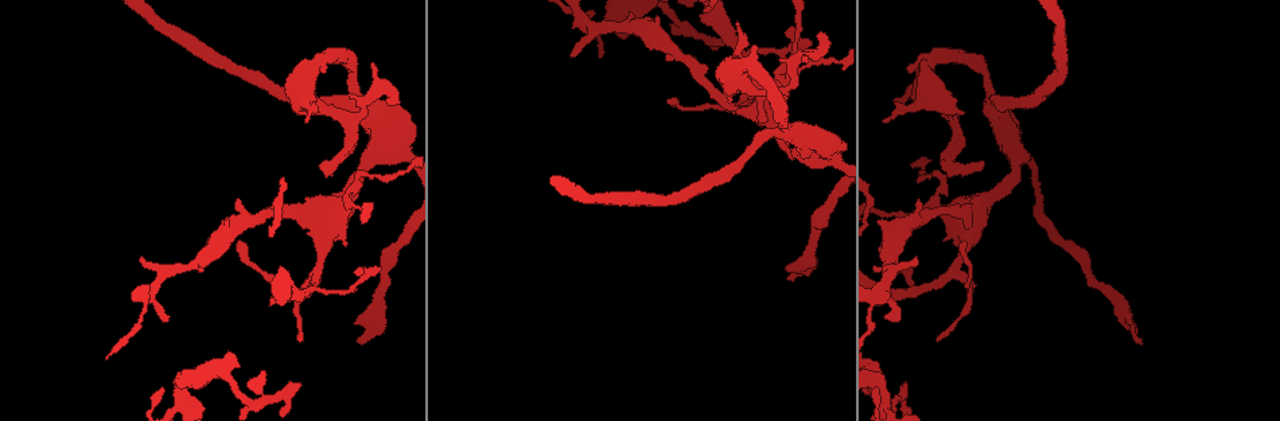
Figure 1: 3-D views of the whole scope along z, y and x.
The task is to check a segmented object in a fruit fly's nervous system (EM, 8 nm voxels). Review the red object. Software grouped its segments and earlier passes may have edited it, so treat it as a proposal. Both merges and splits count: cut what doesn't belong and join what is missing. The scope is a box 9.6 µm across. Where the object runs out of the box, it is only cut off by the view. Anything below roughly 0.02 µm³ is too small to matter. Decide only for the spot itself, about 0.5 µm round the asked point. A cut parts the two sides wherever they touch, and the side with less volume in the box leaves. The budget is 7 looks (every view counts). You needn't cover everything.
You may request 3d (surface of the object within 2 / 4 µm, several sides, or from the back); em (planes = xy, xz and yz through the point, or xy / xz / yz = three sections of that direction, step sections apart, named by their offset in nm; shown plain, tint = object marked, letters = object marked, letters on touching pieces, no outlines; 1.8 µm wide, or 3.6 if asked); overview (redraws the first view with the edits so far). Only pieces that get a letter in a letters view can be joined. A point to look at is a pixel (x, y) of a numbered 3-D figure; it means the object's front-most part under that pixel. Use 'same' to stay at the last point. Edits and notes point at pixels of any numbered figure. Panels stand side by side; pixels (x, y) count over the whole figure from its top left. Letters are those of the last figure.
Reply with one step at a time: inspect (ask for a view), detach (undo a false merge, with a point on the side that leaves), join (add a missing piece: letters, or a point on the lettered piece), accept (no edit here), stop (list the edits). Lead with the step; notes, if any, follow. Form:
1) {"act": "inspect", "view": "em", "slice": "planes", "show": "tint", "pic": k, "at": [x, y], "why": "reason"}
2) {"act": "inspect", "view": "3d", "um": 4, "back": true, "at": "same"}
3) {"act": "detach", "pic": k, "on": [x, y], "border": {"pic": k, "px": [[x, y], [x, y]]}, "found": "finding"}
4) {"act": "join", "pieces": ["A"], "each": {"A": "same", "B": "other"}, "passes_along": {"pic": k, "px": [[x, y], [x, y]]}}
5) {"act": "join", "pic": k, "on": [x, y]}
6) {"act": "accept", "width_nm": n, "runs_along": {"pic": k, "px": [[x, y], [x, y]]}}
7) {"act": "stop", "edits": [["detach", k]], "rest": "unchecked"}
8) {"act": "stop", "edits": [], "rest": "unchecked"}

{"act": "inspect", "view": "3d", "um": 2, "back": true, "pic": 1, "at": [948, 164], "why": "abrupt turn"}

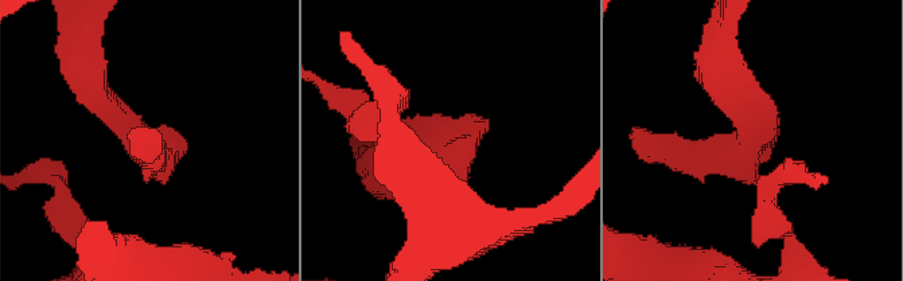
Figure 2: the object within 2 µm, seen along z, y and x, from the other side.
{"act": "inspect", "view": "em", "slice": "xy", "step": 16, "show": "letters", "pic": 2, "at": [445, 138]}

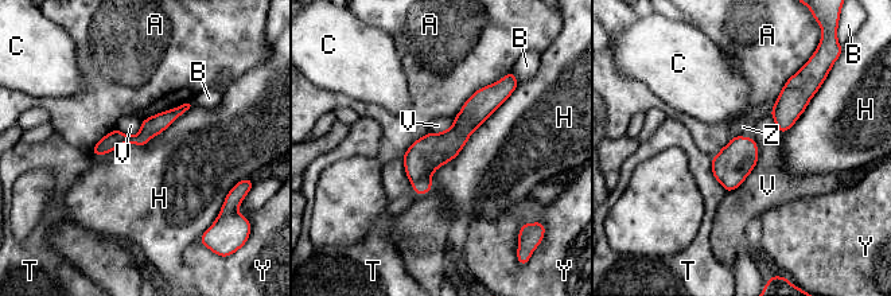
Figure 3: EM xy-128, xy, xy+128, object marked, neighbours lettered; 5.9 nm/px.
{"act": "inspect", "view": "em", "slice": "planes", "show": "letters", "at": "same", "why": "cut it another way"}

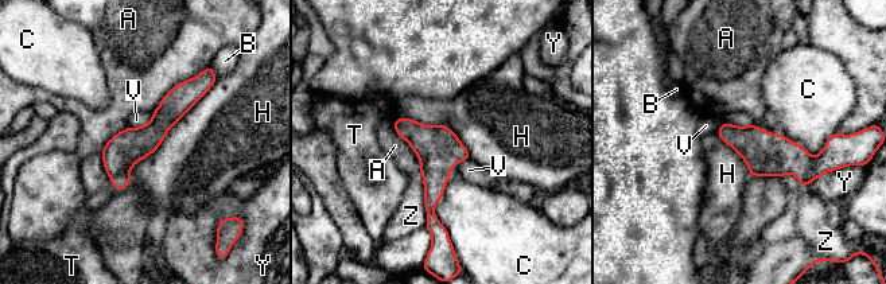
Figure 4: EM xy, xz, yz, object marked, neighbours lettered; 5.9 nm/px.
{"act": "accept", "each": {"A": "other", "B": "other", "C": "other", "H": "other", "T": "other", "V": "other", "Y": "other", "Z": "other"}, "border": {"pic": 4, "px": [[213, 84], [131, 168], [128, 185]]}, "found": "all the same neuron"}

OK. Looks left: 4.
{"act": "inspect", "view": "3d", "um": 4, "pic": 1, "at": [924, 289], "why": "arms part here"}

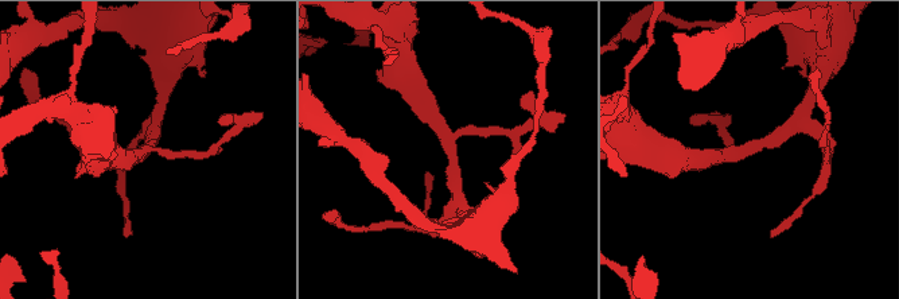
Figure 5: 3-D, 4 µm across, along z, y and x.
{"act": "inspect", "view": "em", "slice": "xz", "step": 16, "show": "tint", "pic": 5, "at": [747, 147], "why": "shape alone is not enough"}

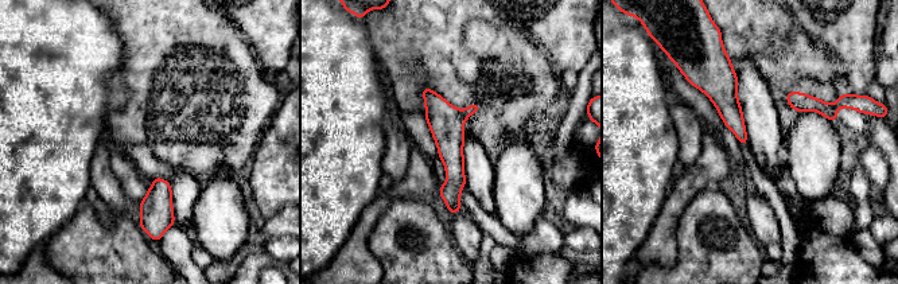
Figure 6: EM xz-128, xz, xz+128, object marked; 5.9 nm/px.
{"act": "inspect", "view": "em", "slice": "planes", "show": "letters", "at": "same"}

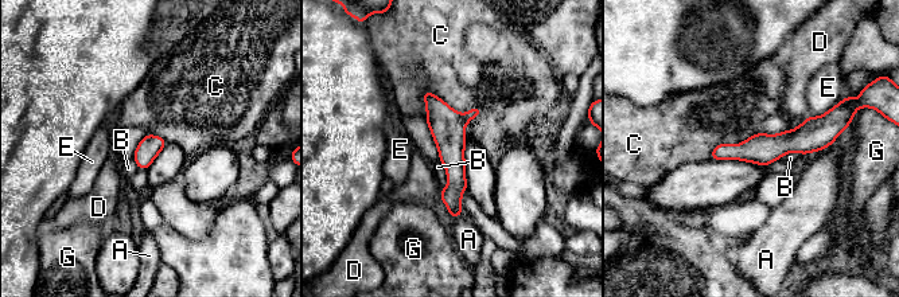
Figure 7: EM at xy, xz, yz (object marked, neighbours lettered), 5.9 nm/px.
{"act": "accept", "width_nm": 140, "each": {"A": "other", "B": "other", "C": "other", "D": "other", "E": "other", "G": "other"}, "border": {"pic": 7, "px": [[421, 93], [462, 113], [482, 110]]}, "found": "one neuron here"}

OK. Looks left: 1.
{"act": "stop", "edits": [], "rest": "unchecked"}

